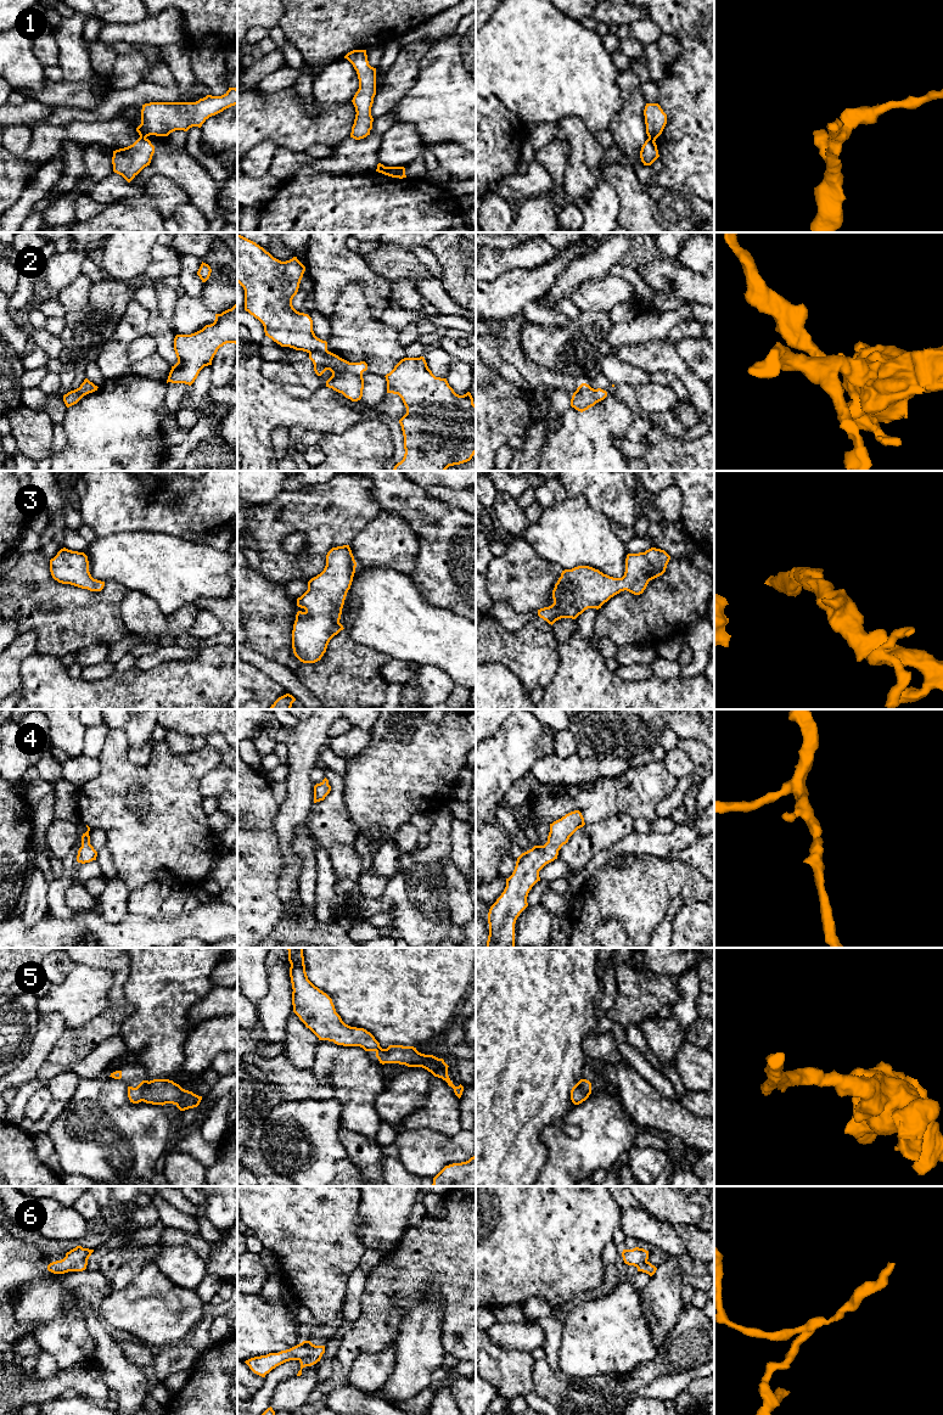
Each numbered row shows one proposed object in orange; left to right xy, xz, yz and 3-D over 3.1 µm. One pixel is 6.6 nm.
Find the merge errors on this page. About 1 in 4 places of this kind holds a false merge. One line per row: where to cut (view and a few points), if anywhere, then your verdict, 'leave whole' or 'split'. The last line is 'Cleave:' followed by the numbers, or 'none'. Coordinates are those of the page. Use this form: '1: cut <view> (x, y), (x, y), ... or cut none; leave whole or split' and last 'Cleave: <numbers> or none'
1: cut xy (140, 135), (145, 138); split
2: cut none; leave whole
3: cut none; leave whole
4: cut none; leave whole
5: cut none; leave whole
6: cut xz (318, 1346), (299, 1360); split
Cleave: 1, 6

